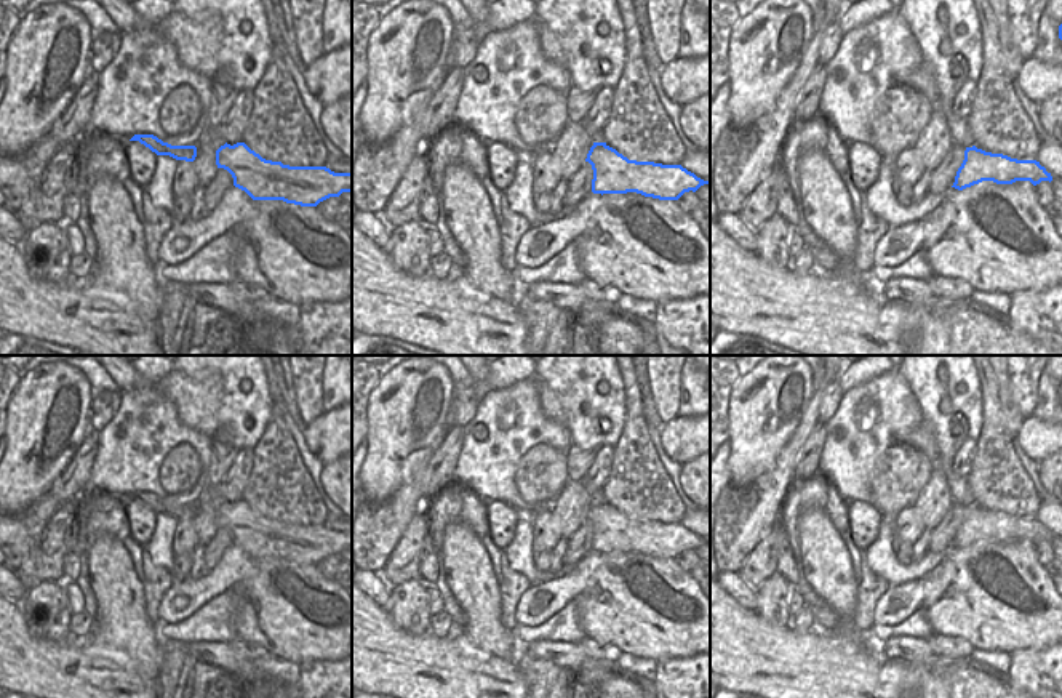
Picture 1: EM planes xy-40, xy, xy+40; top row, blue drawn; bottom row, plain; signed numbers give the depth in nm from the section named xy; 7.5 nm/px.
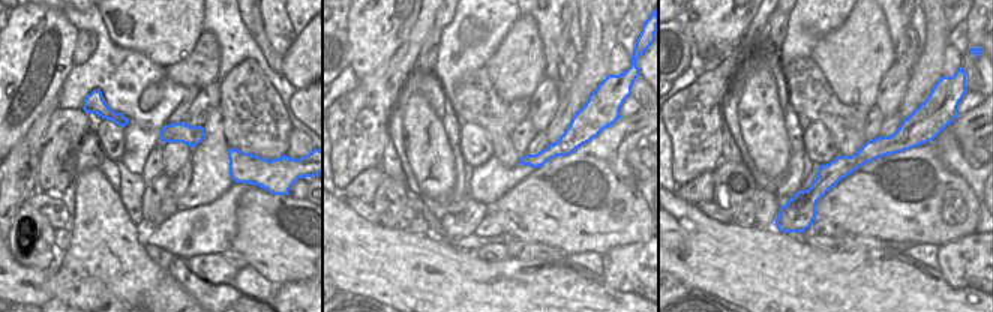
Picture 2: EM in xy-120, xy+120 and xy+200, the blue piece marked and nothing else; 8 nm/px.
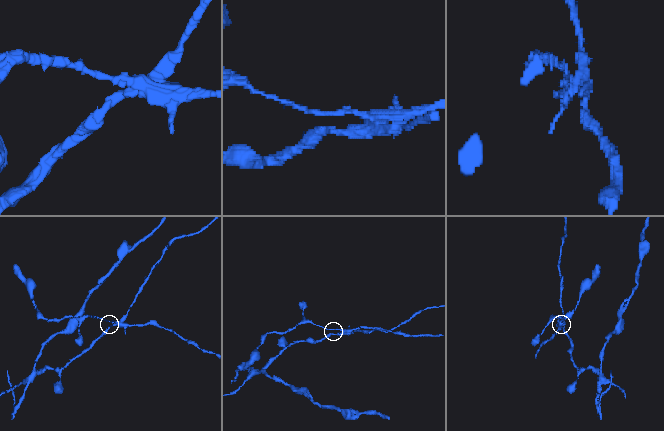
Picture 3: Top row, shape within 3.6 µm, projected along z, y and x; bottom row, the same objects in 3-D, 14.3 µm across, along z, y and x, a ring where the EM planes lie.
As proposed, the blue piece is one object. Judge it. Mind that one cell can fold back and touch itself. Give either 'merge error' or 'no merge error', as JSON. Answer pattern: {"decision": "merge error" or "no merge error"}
{"decision": "merge error"}

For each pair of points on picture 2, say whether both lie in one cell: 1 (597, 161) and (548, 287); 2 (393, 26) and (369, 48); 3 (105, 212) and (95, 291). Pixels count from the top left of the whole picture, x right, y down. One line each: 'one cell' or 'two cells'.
1: two cells
2: one cell
3: two cells

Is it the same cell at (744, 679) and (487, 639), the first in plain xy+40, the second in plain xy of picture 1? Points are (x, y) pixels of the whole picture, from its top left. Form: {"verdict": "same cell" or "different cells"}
{"verdict": "different cells"}

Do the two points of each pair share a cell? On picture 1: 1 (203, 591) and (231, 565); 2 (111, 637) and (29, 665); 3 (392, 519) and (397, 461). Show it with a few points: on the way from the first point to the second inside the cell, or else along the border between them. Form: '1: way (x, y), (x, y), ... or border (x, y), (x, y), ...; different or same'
1: way (210, 585), (224, 572); same
2: border (88, 633), (87, 652), (111, 658), (120, 666); different
3: border (421, 468), (389, 497), (378, 503), (368, 503); different

